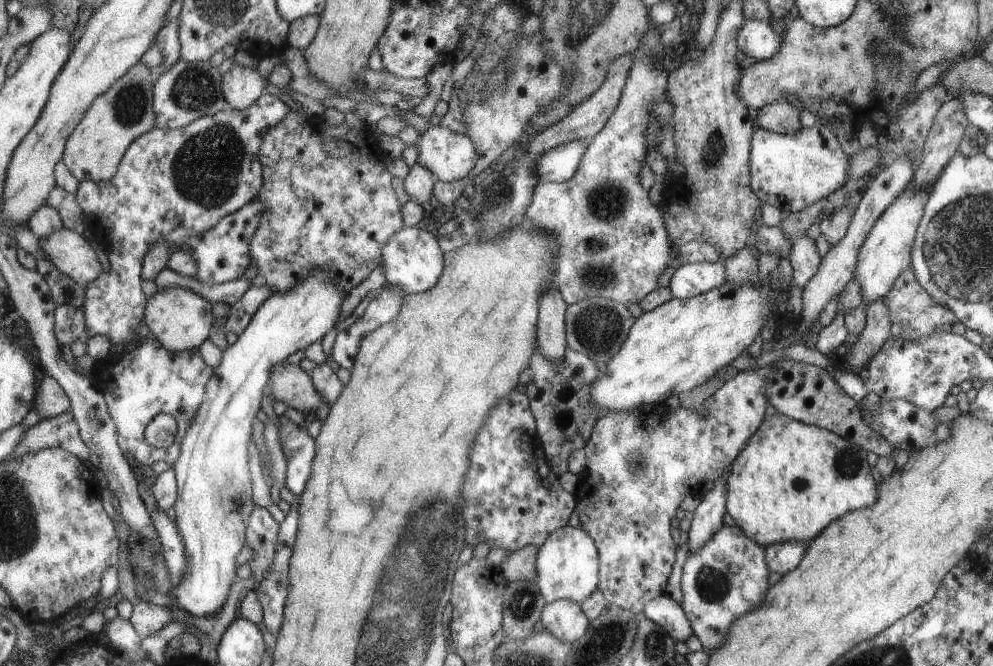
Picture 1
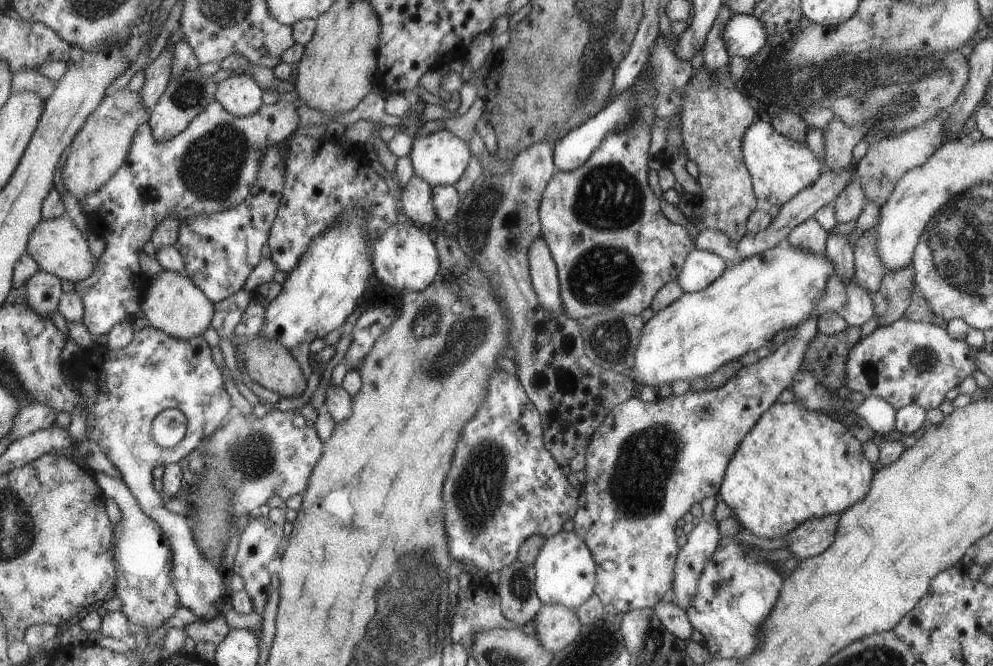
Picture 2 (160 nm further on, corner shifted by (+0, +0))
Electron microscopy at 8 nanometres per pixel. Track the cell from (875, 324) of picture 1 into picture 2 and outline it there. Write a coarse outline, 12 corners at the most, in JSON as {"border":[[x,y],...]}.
{"border":[[911,262],[887,271],[872,294],[878,326],[908,308],[915,272]]}

